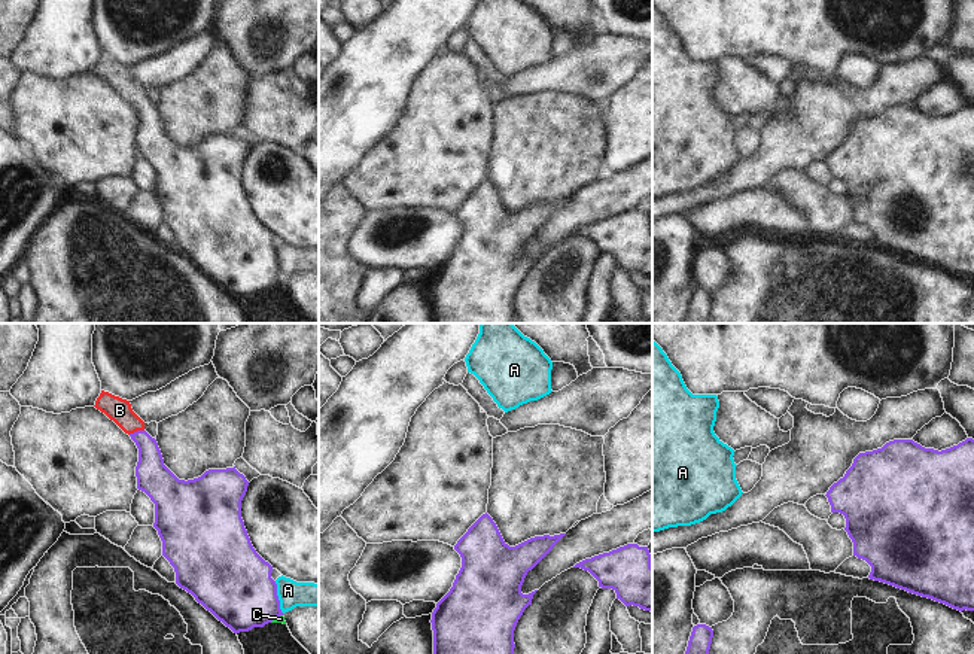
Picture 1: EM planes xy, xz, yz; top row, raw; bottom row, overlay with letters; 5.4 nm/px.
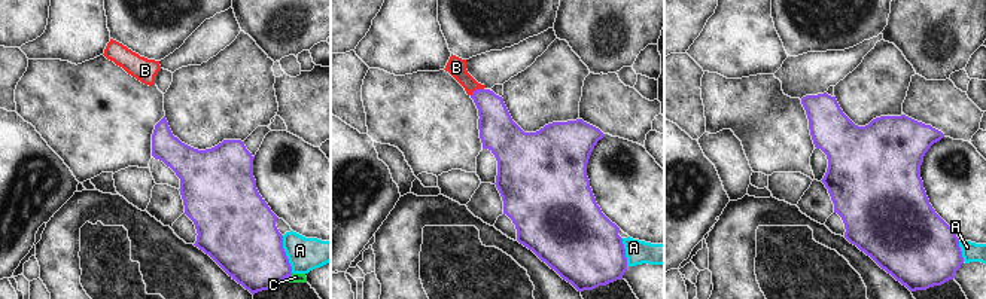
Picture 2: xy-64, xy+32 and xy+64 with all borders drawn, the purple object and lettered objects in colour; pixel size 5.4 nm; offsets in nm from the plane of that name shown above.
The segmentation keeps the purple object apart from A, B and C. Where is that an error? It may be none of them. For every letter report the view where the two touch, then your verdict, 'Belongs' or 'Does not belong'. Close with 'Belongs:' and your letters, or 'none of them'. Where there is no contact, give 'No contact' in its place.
A: Touches purple in xy. Does not belong
B: Touches purple in xy. Belongs
C: Touches purple in xy. Does not belong
Belongs: B

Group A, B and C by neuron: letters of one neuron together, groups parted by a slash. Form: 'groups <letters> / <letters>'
groups A / B / C

